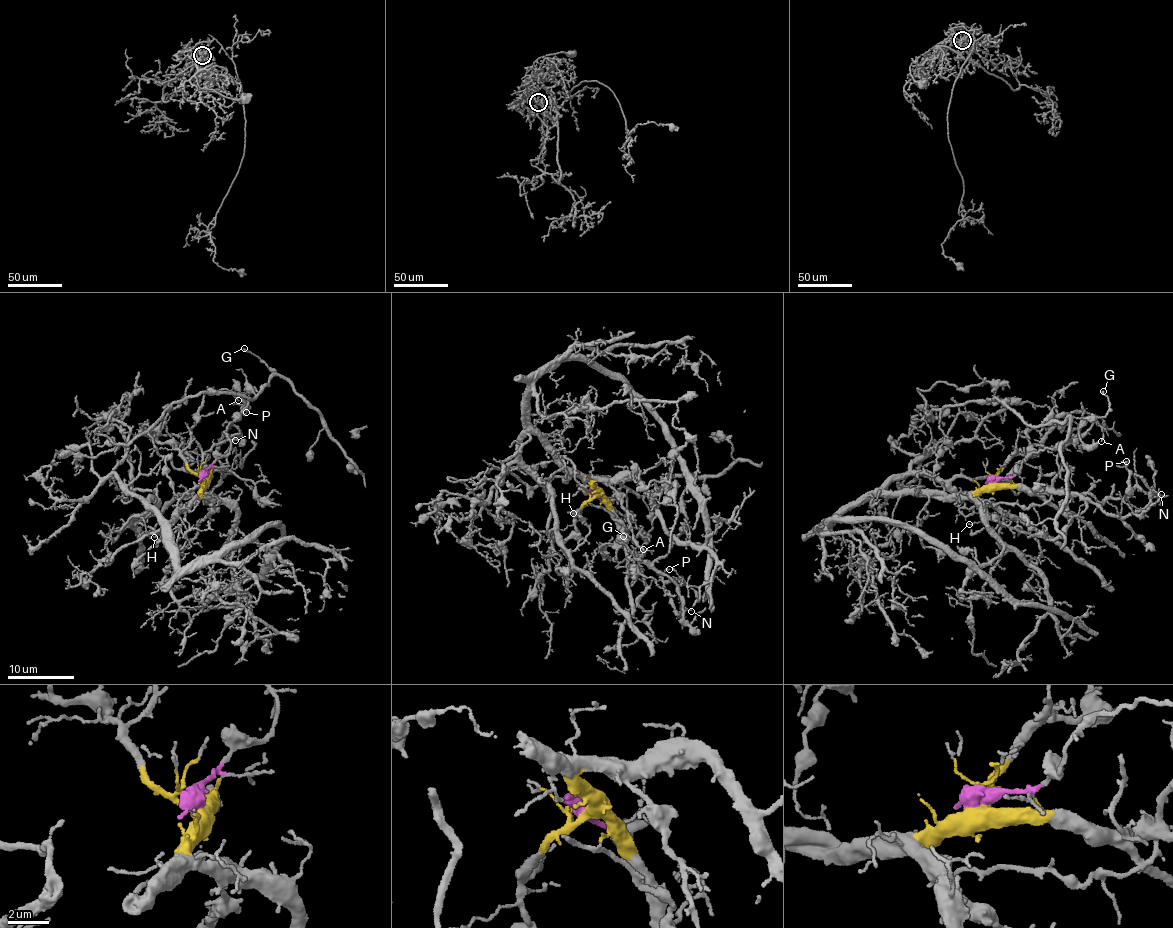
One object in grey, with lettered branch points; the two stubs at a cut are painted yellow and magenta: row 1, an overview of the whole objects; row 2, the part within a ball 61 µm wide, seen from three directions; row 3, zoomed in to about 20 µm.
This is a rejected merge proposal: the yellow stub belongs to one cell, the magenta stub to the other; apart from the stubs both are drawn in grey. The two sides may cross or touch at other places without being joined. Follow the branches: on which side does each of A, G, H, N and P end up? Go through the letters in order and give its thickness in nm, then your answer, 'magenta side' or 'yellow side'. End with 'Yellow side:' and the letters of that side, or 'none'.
A: calibre 120 nm; yellow side
G: calibre 150 nm; magenta side
H: calibre 90 nm; yellow side
N: calibre 130 nm; yellow side
P: calibre 150 nm; yellow side
Yellow side: A, H, N, P

